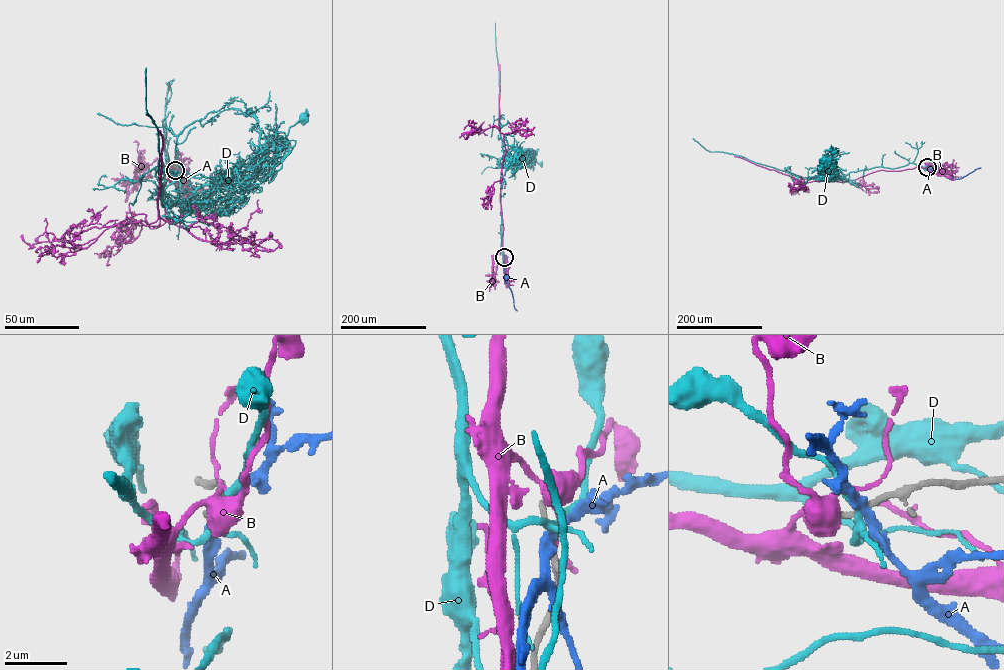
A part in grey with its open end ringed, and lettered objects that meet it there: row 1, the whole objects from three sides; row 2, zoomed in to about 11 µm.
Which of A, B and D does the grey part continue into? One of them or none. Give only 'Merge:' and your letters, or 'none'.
Merge: none

